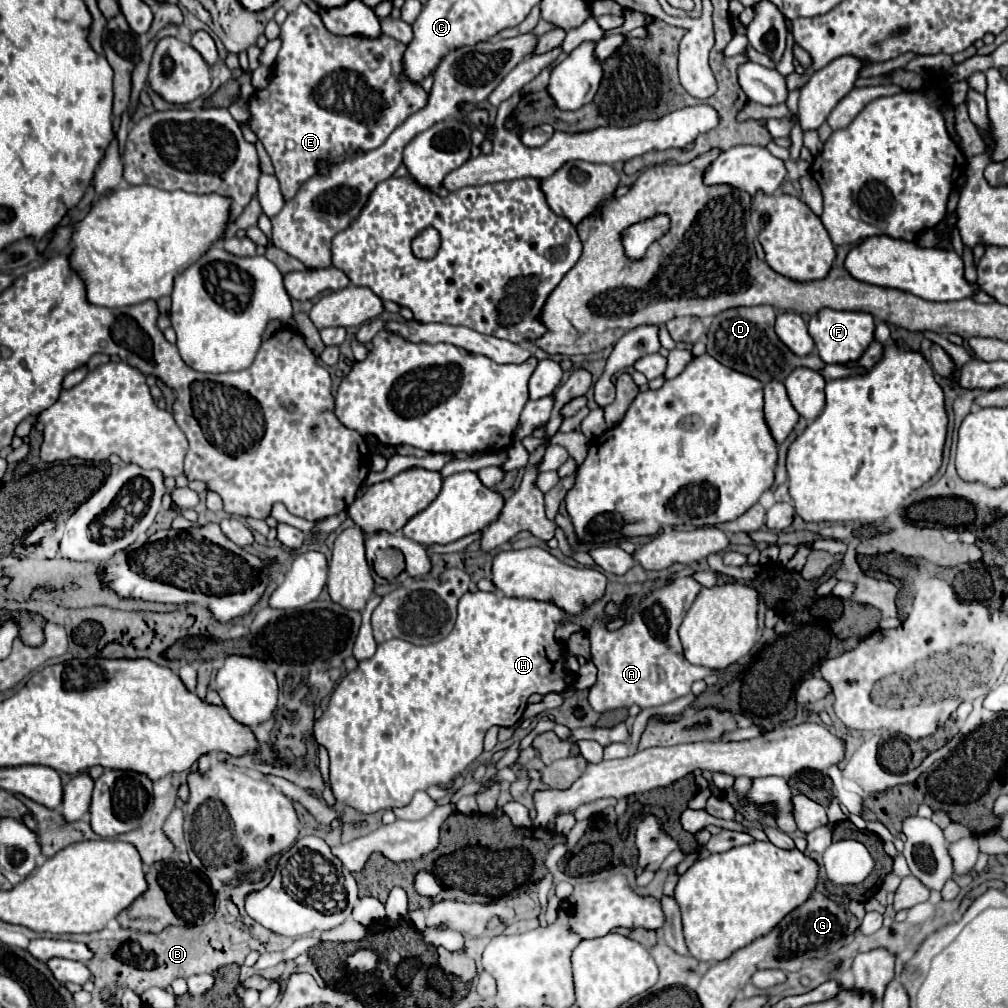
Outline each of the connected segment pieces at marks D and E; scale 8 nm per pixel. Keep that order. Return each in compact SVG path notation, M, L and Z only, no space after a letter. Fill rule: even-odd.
M758 305L758 307L736 307L722 311L714 317L708 329L708 355L712 355L722 365L750 375L762 383L768 381L784 381L796 367L808 369L822 369L824 363L816 355L816 351L808 357L796 357L774 333L776 311L772 305Z
M304 3L282 23L280 37L282 47L276 57L274 75L266 89L252 95L248 105L252 113L250 127L272 159L282 195L292 199L298 187L318 173L318 165L322 161L336 165L348 157L354 157L360 149L372 151L380 147L398 125L402 125L418 109L426 107L428 93L420 87L420 83L404 77L406 47L400 41L388 35L380 35L376 39L336 37Z

